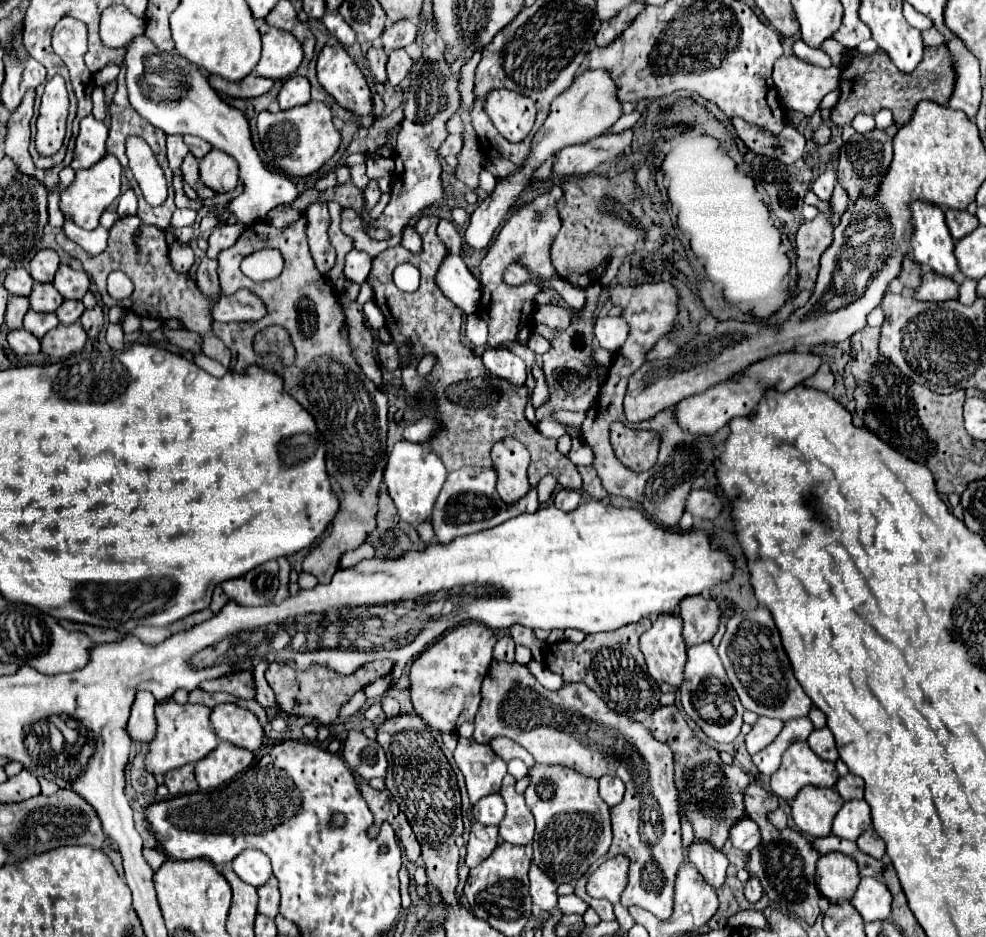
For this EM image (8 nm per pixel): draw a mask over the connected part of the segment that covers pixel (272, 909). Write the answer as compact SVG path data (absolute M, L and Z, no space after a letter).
M272 876L264 886L258 886L258 912L274 918L278 914L278 902L280 902L280 892L278 892L278 882Z

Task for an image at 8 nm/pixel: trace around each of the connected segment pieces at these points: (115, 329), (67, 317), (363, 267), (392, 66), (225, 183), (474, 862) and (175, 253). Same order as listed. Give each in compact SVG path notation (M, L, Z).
M108 324L108 330L106 330L106 342L110 344L112 350L118 350L118 352L124 350L124 332L122 332L120 324Z
M64 300L64 302L60 304L60 308L56 310L56 316L58 316L58 320L60 320L64 326L70 326L70 324L74 324L74 322L80 320L80 314L82 314L84 310L86 310L86 308L84 308L82 302L68 302L68 300Z
M350 250L350 254L346 254L346 266L344 266L346 280L364 284L370 270L372 270L372 258L368 258L368 254L358 250Z
M396 50L388 56L388 64L386 64L386 70L388 70L388 82L392 86L398 86L406 74L410 72L412 68L412 58L406 54L406 50Z
M212 148L200 160L200 180L214 192L230 192L238 184L238 162L226 152Z
M474 824L470 830L470 840L466 844L466 864L468 868L476 868L482 860L486 860L498 844L498 828Z
M174 242L174 246L170 246L170 262L172 262L172 268L178 272L178 274L188 274L192 264L194 264L194 252L188 244L182 244L182 242Z

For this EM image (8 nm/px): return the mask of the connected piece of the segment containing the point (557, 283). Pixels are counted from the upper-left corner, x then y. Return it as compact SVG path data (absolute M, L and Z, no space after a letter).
M554 278L546 286L556 288L560 292L560 296L564 298L564 302L570 308L574 308L574 310L580 310L584 306L584 302L586 302L586 290L584 288L578 288L578 286L572 286L566 280L562 280L562 278Z

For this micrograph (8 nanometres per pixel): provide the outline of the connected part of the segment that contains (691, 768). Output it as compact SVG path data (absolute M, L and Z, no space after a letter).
M676 706L656 708L650 732L674 752L674 786L682 804L682 818L692 824L696 838L704 838L716 850L722 850L732 826L748 816L744 810L744 790L750 784L748 774L734 764L724 764L718 750L700 742Z

